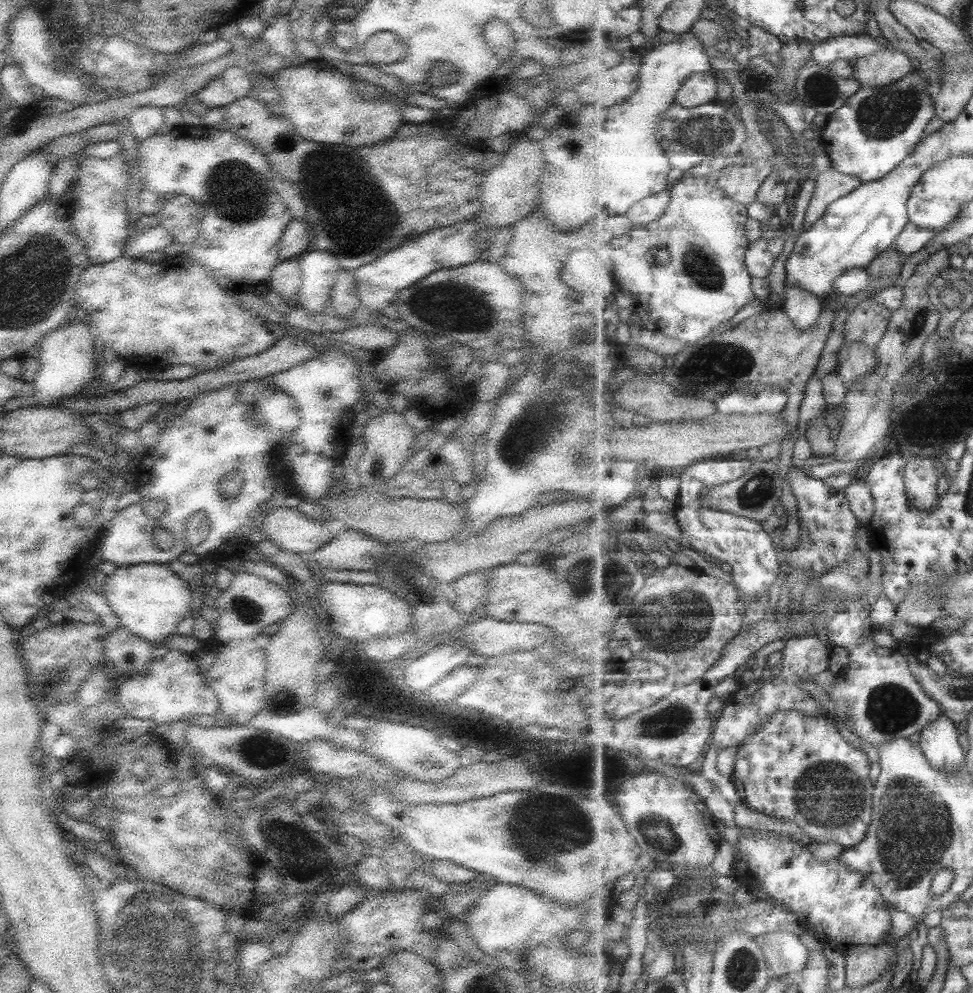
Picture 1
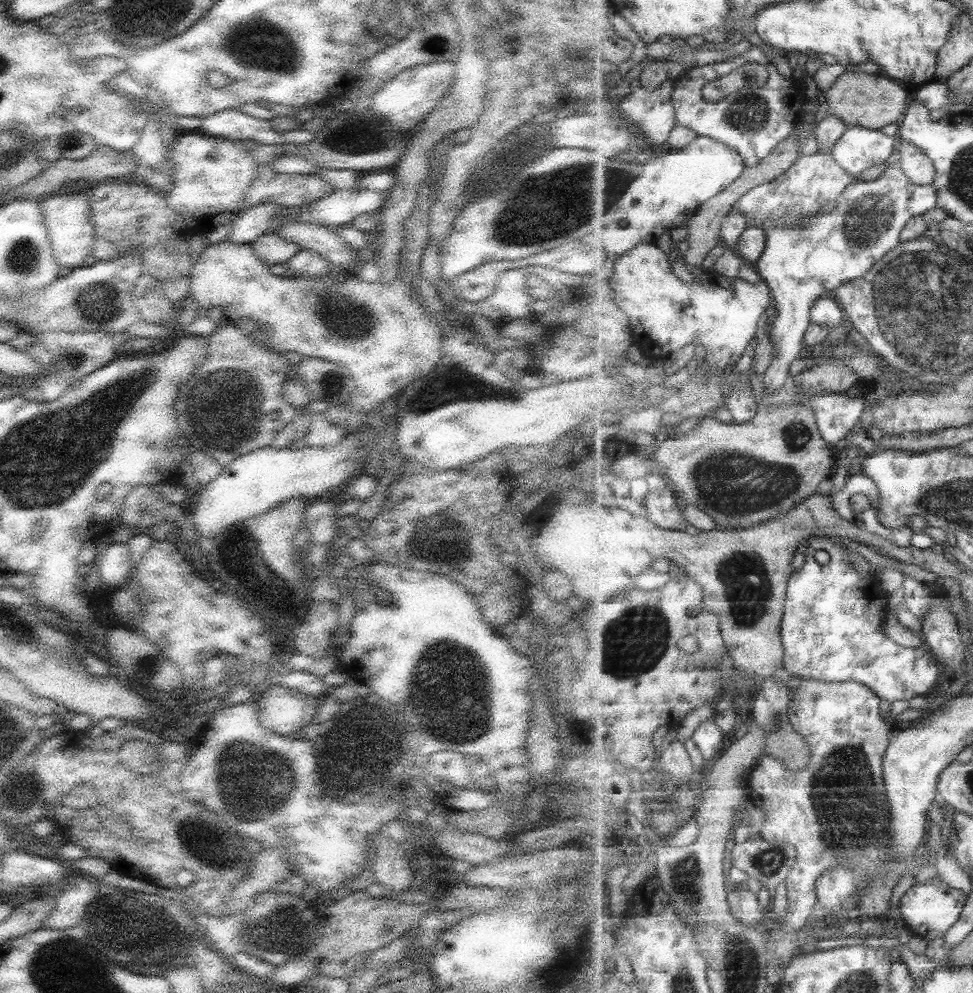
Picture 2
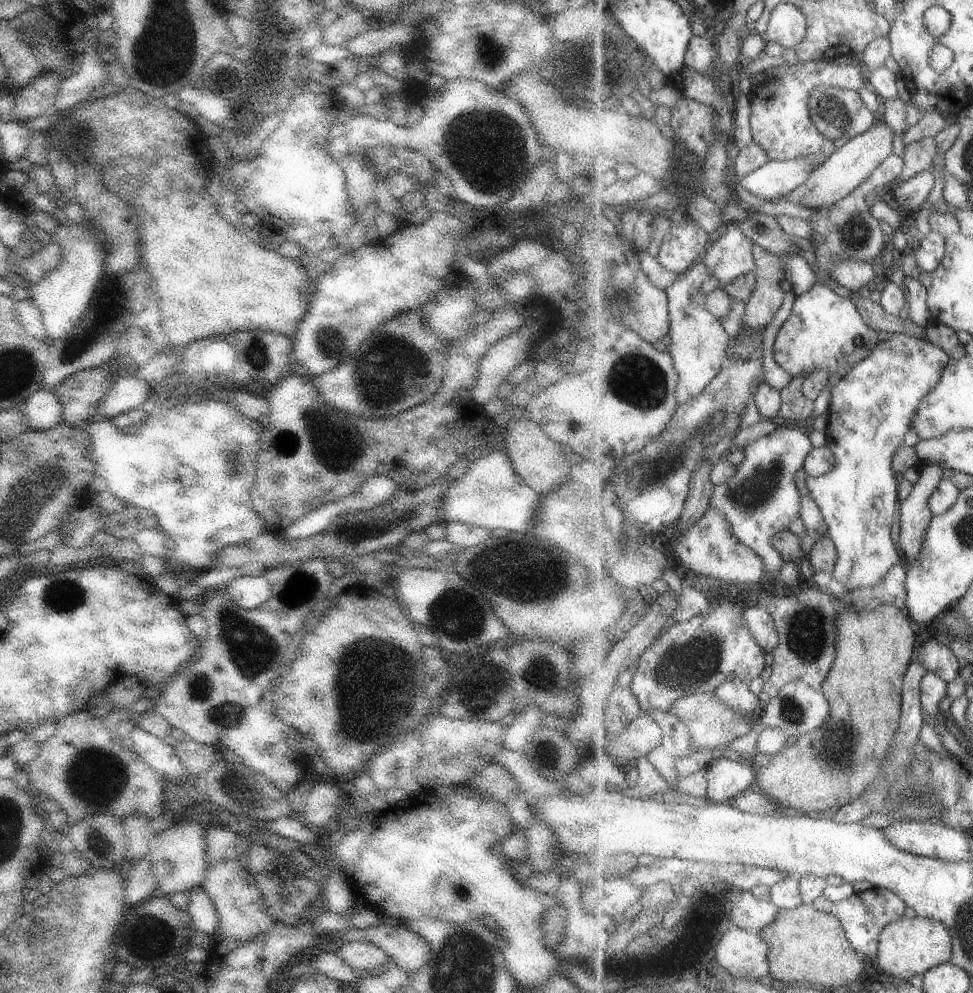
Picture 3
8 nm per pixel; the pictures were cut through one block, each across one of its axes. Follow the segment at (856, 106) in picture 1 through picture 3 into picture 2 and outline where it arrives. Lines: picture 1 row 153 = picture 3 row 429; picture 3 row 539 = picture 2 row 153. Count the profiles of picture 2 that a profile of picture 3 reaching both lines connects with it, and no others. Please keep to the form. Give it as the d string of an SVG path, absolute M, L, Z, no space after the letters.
M848 127L834 147L834 156L840 165L858 178L866 170L886 164L900 146L900 141L899 135L890 136L880 129Z

